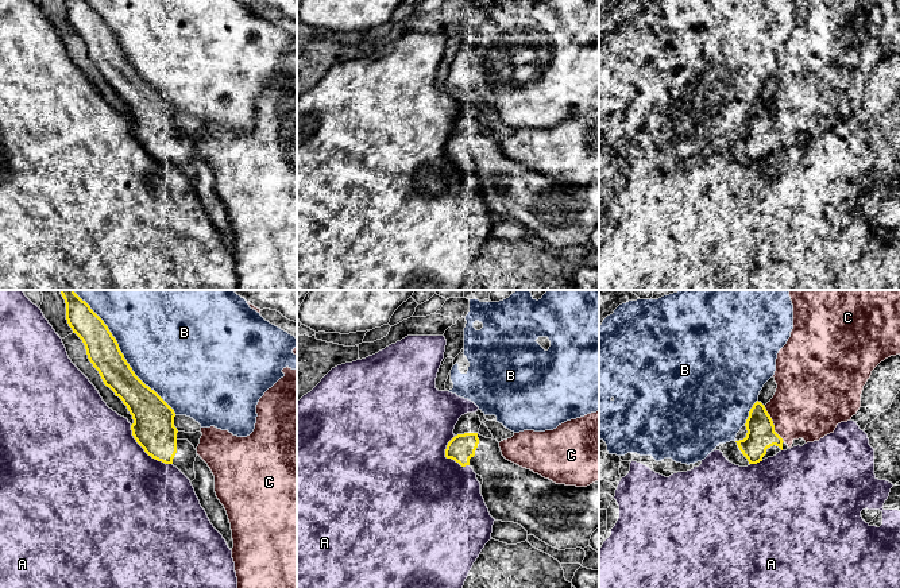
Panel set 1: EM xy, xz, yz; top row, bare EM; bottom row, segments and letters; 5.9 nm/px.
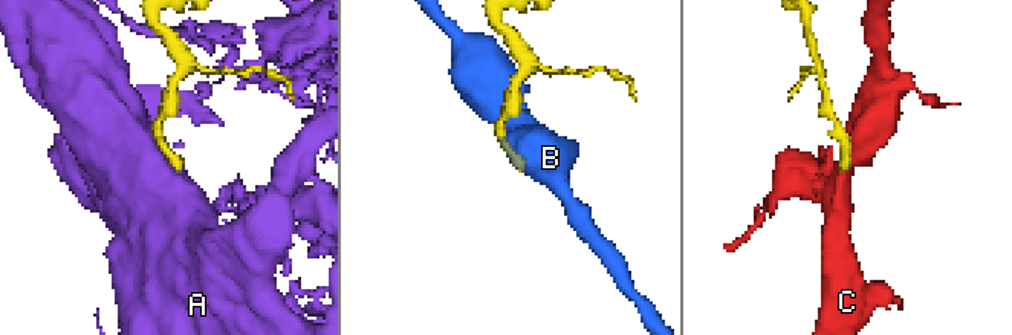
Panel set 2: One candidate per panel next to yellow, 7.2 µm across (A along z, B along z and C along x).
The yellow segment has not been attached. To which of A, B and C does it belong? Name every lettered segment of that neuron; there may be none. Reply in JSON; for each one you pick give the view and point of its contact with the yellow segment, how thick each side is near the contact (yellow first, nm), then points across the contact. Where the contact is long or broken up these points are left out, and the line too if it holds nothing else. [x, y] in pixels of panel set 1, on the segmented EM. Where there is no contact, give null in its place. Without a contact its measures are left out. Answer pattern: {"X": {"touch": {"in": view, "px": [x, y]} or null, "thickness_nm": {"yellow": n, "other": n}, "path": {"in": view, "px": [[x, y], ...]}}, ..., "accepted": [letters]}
{"accepted": []}

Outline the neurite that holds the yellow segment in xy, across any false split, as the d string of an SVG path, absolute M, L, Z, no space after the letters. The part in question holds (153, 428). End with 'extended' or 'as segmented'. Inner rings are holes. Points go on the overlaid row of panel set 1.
M59 290L66 303L66 320L73 333L84 343L86 355L99 371L104 384L109 387L127 406L132 415L132 436L144 452L152 459L177 467L190 481L196 479L194 461L197 450L188 440L177 438L174 426L174 410L132 371L121 353L116 339L104 321L82 301L74 290Z | extended

